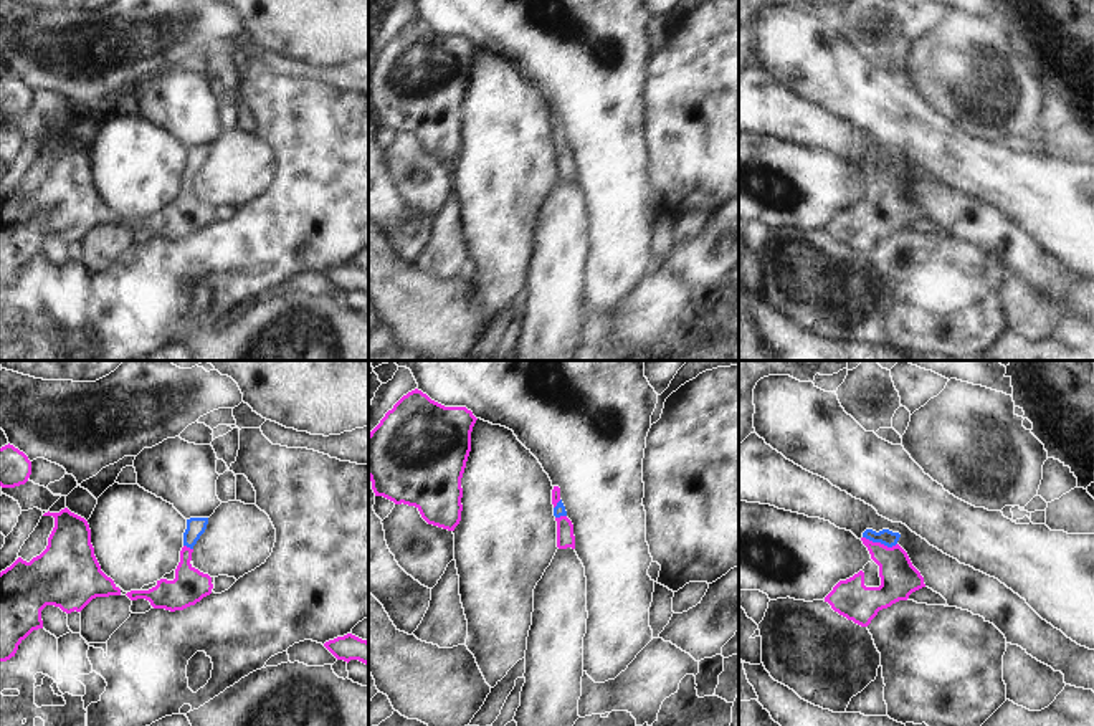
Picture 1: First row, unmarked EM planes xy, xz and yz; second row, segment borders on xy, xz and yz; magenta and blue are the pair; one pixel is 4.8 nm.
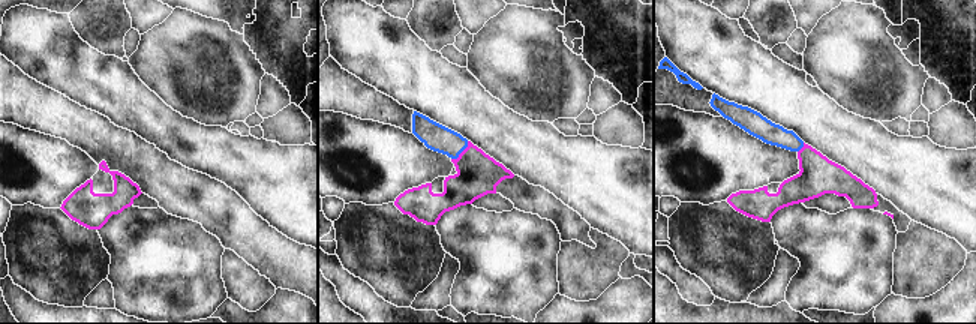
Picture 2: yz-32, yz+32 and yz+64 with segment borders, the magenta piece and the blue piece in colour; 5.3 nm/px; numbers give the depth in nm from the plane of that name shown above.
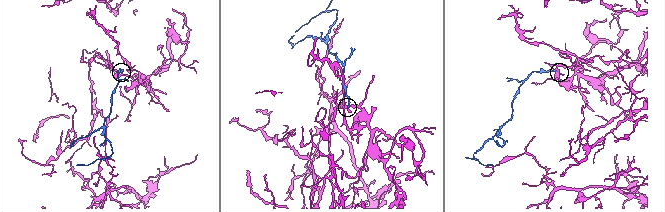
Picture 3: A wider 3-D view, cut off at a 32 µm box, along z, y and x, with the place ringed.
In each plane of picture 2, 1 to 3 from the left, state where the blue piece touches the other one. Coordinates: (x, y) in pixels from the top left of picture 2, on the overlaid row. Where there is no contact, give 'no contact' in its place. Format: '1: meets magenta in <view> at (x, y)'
1: no contact
2: meets magenta in yz+32 at (462, 152)
3: meets magenta in yz+64 at (802, 147)

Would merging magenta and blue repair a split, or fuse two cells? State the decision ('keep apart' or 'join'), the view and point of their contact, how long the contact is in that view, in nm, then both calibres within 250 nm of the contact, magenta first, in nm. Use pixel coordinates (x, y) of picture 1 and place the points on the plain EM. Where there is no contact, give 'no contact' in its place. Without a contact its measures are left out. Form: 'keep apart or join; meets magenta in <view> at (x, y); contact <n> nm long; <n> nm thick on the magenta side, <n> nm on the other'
join; meets magenta in yz at (879, 172); contact 170 nm long; 180 nm thick on the magenta side, 80 nm on the other

